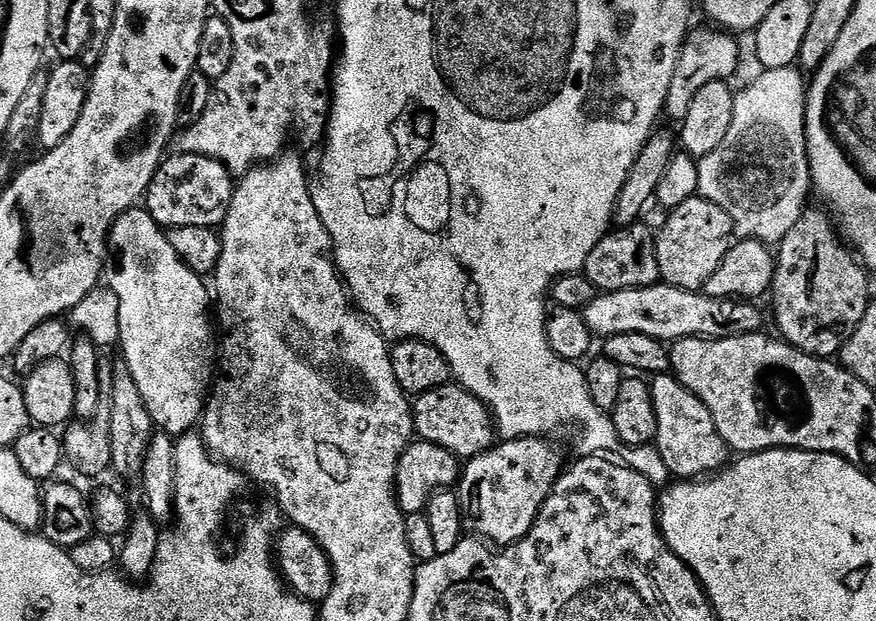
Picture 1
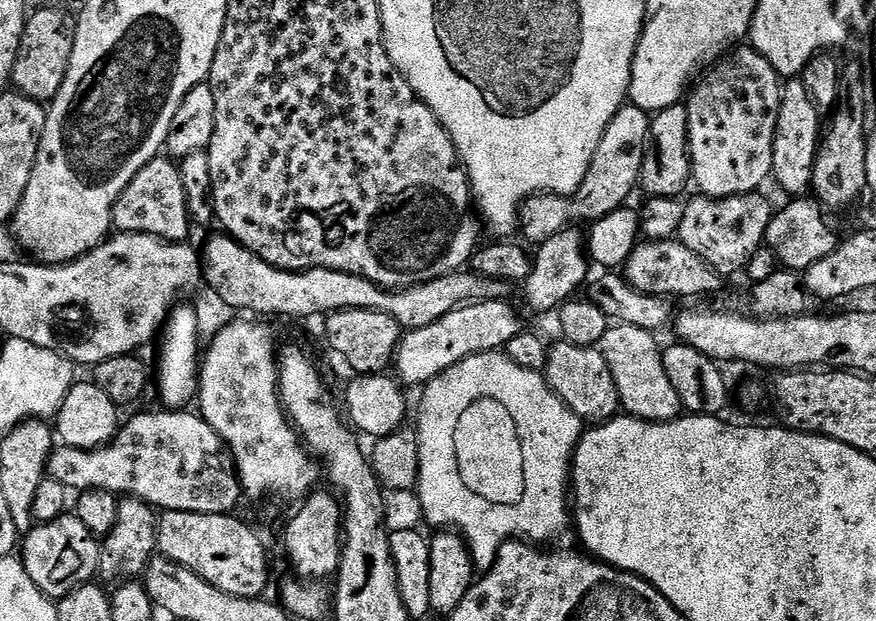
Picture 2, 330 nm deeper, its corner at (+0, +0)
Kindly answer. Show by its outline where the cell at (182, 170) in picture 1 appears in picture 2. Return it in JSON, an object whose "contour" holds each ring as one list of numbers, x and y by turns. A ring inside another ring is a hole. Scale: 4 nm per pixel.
{"contour":[[164,154,146,162,146,166,134,174,130,186,122,190,112,207,112,226,120,234,146,234,156,236,159,240,184,242,189,239,188,224,190,213,186,188,182,186,180,165]]}

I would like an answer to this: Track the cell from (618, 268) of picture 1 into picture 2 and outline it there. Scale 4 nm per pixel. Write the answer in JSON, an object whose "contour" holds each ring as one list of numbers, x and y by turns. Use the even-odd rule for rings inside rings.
{"contour":[[678,238,671,240,650,240,645,239,637,243,636,249,630,254,630,258,625,262,622,275,634,290,642,294,651,296,704,296,707,292,720,292,726,284,725,277,721,276,715,268,694,250,690,250]]}

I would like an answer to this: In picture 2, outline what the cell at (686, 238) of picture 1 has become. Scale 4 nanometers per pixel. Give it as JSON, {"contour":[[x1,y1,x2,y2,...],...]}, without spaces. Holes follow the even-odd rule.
{"contour":[[754,191,746,196,727,196,721,200,693,195,693,200,684,204,678,239,725,278,739,268,740,271,747,269,753,254,765,243,764,235,774,211,774,205,760,195,764,194]]}

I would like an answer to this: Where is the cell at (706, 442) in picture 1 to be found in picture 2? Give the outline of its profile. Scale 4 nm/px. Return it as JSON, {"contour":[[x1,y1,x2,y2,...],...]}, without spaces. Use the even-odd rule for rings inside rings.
{"contour":[[613,323,600,339,600,353,610,366,610,374,614,374,614,386,618,386,621,409,627,415,637,416,639,420,674,420,681,415,682,409,678,390,670,386,670,378,666,378,666,366,662,366,662,344,656,341,653,333,642,330,638,326]]}

